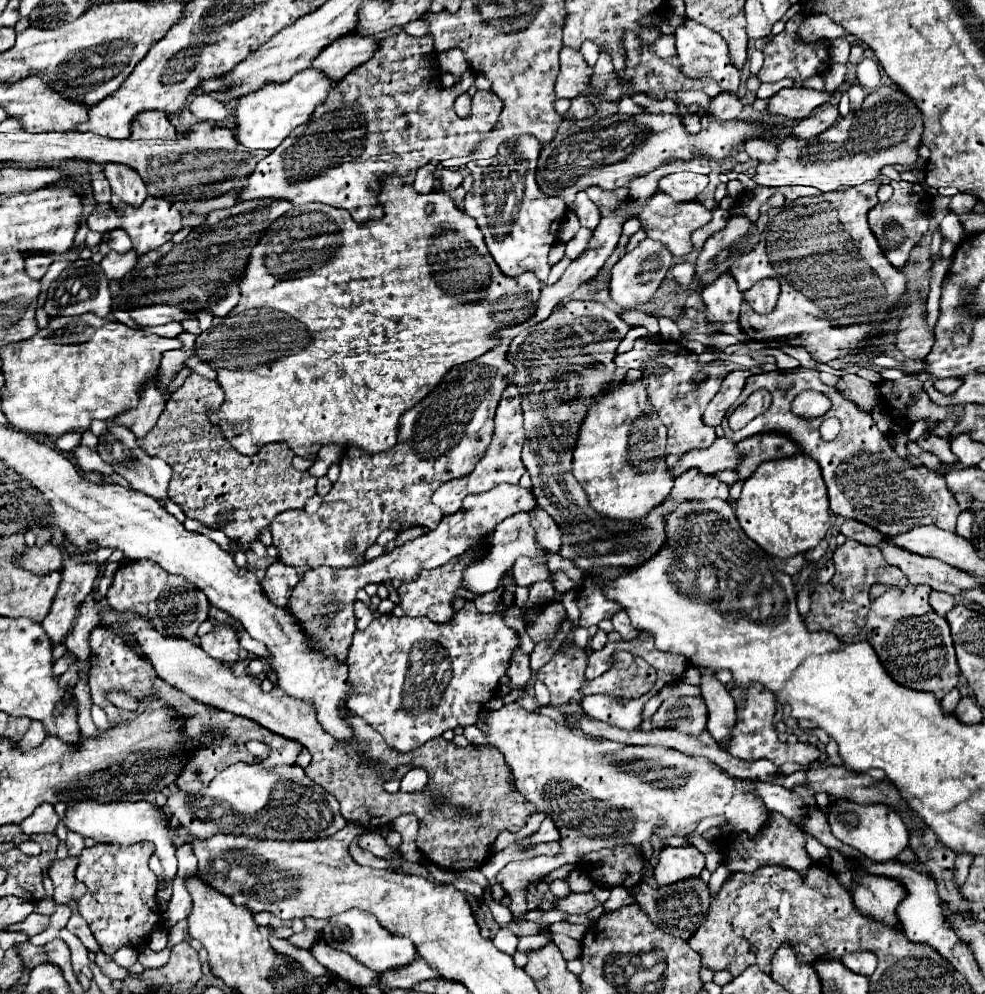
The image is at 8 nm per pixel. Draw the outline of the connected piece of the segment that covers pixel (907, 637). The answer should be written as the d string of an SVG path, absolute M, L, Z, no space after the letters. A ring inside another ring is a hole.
M846 539L844 545L836 547L836 551L834 551L836 573L830 579L830 583L816 585L814 593L810 595L812 607L810 607L810 613L806 617L806 627L808 627L808 631L828 631L828 633L836 635L842 643L868 641L874 647L886 673L898 685L904 685L904 687L914 689L914 691L930 691L930 693L934 693L936 701L942 701L942 697L948 691L952 691L960 681L960 669L958 669L956 655L954 655L950 627L948 627L946 619L938 617L928 603L932 589L926 585L912 585L906 579L906 575L898 567L888 565L880 553L882 551L878 547L862 545L854 539ZM876 583L888 585L888 591L872 601L868 597L868 593L870 593L870 587Z

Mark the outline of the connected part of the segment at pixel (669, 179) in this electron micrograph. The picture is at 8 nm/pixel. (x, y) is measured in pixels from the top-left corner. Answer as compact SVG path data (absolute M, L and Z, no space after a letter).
M672 173L660 181L660 191L678 199L678 201L692 201L698 193L704 191L710 177L700 173Z

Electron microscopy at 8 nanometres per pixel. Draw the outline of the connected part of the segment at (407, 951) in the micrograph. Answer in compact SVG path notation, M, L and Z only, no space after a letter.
M350 909L340 915L330 917L326 927L322 929L322 939L334 949L350 953L356 961L360 961L362 965L366 965L368 969L372 969L376 973L410 965L418 957L416 947L414 947L414 943L410 943L410 939L392 935L378 923L378 919L374 919L374 915L370 915L366 911L358 911L358 909Z

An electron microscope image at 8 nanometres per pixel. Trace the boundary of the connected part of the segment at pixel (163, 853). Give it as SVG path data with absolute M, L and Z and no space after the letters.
M80 801L72 807L66 809L66 815L62 819L68 831L74 831L84 837L92 837L98 843L118 843L118 845L128 845L128 843L138 843L138 841L150 841L156 845L156 853L162 861L164 876L166 878L165 888L157 892L159 903L166 905L172 897L172 885L177 873L177 864L174 864L174 854L176 848L172 845L174 837L174 827L170 827L164 821L162 809L158 805L152 805L148 801L122 801L122 803L90 803L90 801Z

